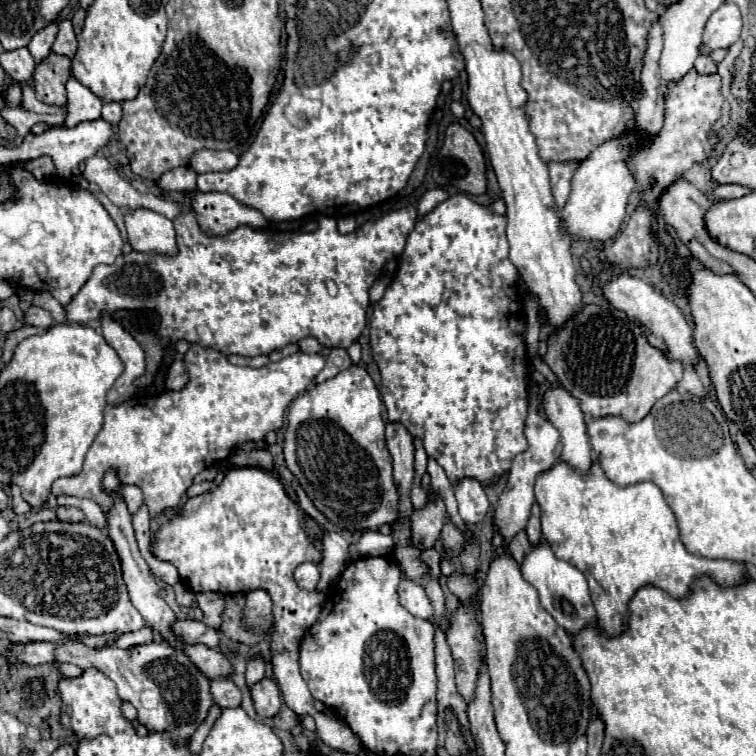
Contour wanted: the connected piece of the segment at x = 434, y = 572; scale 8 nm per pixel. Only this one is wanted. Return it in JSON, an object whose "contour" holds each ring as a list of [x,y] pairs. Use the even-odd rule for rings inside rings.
{"contour":[[[430,547],[430,549],[424,549],[420,553],[420,561],[428,567],[428,575],[432,579],[438,579],[440,577],[440,559],[442,559],[442,551]]]}

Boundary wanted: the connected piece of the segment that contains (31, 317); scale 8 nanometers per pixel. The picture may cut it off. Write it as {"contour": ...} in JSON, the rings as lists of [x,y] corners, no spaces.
{"contour":[[[30,307],[26,313],[24,313],[24,323],[32,325],[32,327],[42,327],[42,329],[48,329],[52,325],[52,317],[48,311],[40,309],[40,307]]]}

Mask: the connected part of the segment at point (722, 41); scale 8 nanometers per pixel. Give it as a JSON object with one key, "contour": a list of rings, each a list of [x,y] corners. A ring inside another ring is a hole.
{"contour":[[[726,1],[720,5],[708,19],[706,29],[704,29],[704,51],[712,53],[714,49],[720,47],[730,47],[740,39],[740,29],[742,29],[742,17],[738,5]]]}

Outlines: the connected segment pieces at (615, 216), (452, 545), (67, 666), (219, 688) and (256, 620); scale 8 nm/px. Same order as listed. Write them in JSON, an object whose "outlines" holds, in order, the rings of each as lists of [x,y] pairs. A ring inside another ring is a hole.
{"outlines":[[[[624,133],[624,137],[614,137],[612,141],[606,141],[604,145],[594,149],[592,155],[578,165],[572,177],[570,197],[564,209],[560,211],[562,233],[568,233],[572,239],[580,241],[608,241],[618,233],[624,221],[628,197],[636,187],[636,183],[632,181],[632,171],[626,165],[626,159],[628,153],[636,149],[638,141],[640,137]]],[[[448,521],[448,523],[444,525],[444,529],[442,529],[442,543],[444,543],[444,549],[456,553],[456,549],[460,549],[460,541],[464,541],[462,533],[454,527],[452,521]]],[[[52,661],[52,665],[64,675],[64,677],[78,677],[82,673],[80,667],[72,665],[72,663],[58,663],[58,661]]],[[[216,679],[210,683],[210,693],[220,707],[238,707],[242,703],[242,691],[230,679]]],[[[254,589],[248,593],[244,607],[244,621],[248,627],[258,631],[270,631],[272,627],[272,599],[268,591]]]]}

